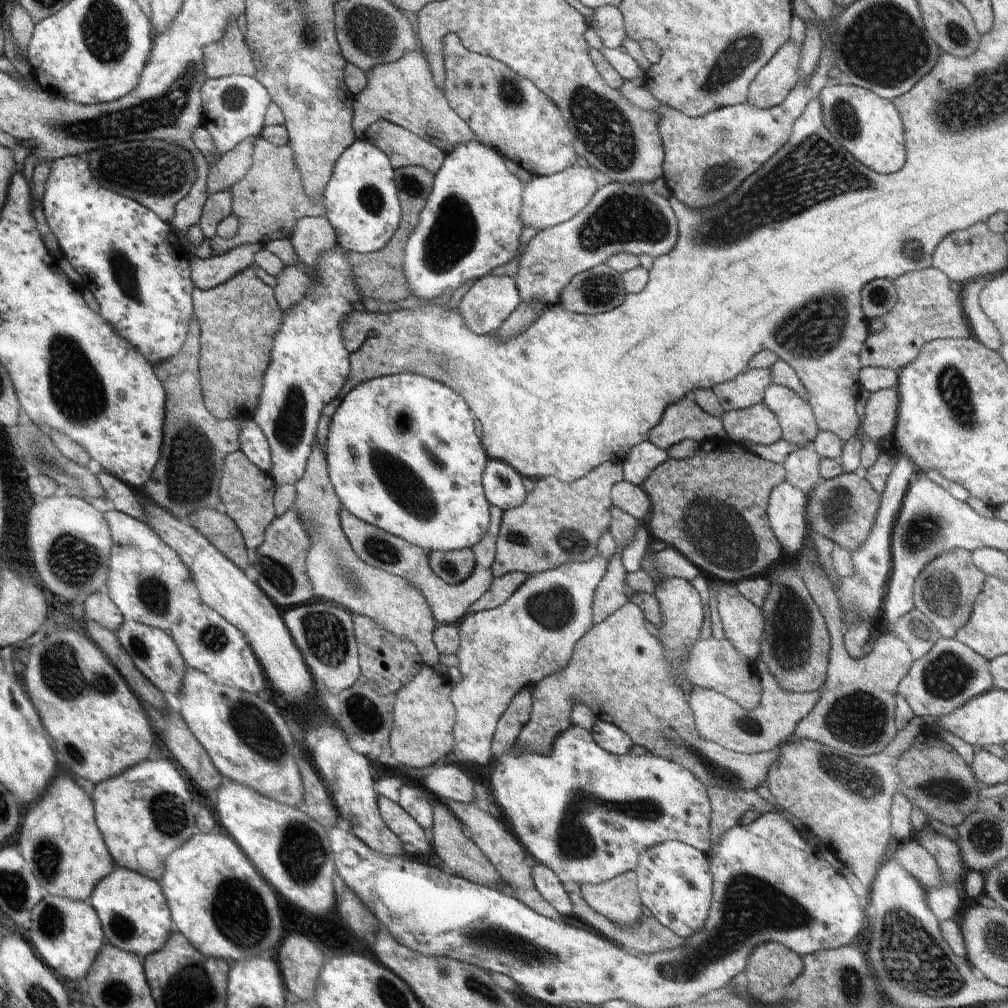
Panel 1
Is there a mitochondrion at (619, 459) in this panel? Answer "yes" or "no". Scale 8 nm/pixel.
no

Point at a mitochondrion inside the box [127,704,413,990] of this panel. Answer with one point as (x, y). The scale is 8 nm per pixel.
(231, 916)

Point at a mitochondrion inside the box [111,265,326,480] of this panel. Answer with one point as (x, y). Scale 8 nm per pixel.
(289, 427)

